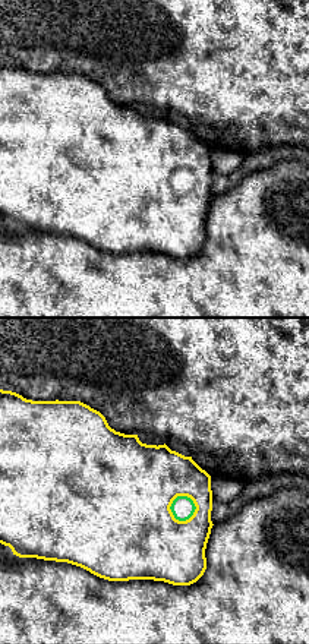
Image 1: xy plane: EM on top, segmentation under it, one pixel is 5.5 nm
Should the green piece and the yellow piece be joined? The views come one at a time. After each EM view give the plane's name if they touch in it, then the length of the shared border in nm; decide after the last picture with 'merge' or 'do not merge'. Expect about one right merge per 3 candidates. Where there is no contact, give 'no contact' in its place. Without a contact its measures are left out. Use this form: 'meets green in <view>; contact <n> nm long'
meets green in xy; contact 160 nm long

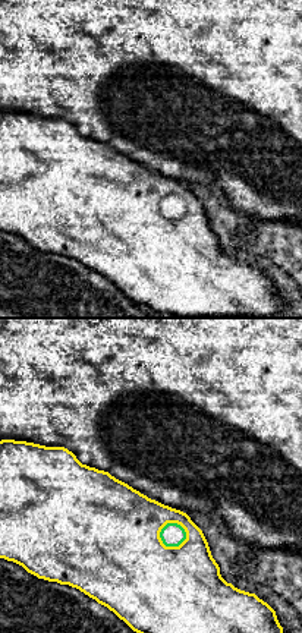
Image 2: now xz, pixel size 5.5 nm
meets green in xz; contact 160 nm long

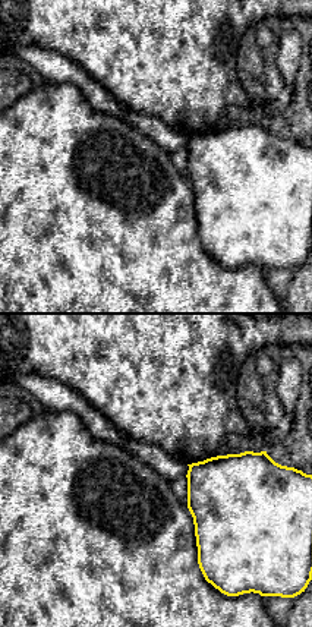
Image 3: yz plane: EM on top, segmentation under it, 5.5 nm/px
no contact

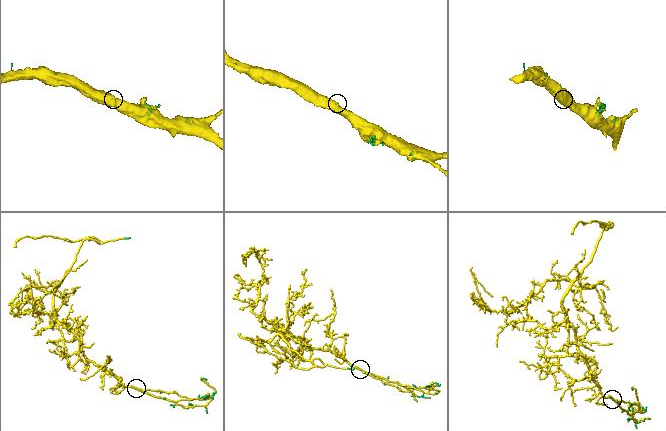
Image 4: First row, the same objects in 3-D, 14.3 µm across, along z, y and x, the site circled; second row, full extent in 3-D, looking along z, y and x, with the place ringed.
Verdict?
merge

